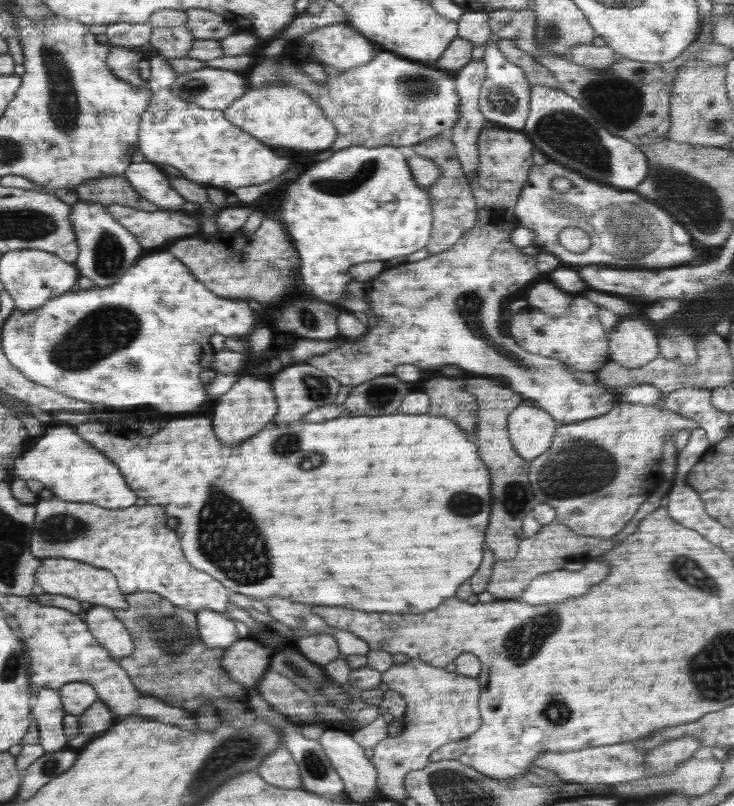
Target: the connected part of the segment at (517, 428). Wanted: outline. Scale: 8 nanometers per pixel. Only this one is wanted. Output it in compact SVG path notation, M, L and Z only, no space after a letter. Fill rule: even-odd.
M524 401L508 416L507 429L516 454L531 461L550 448L558 425L546 410Z

